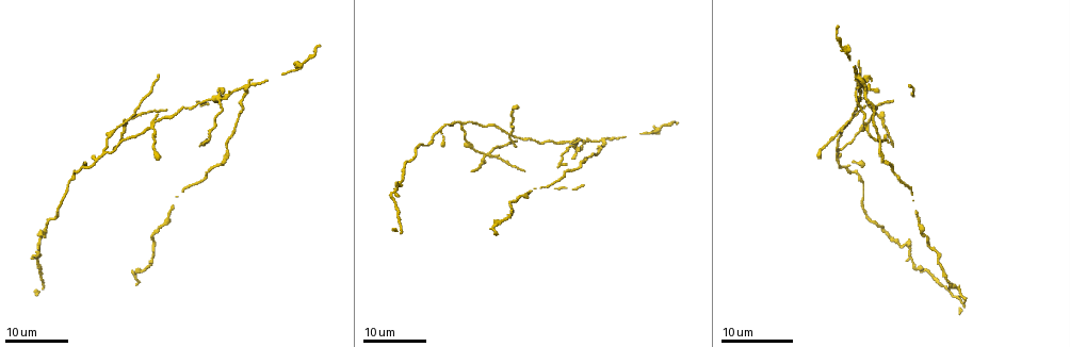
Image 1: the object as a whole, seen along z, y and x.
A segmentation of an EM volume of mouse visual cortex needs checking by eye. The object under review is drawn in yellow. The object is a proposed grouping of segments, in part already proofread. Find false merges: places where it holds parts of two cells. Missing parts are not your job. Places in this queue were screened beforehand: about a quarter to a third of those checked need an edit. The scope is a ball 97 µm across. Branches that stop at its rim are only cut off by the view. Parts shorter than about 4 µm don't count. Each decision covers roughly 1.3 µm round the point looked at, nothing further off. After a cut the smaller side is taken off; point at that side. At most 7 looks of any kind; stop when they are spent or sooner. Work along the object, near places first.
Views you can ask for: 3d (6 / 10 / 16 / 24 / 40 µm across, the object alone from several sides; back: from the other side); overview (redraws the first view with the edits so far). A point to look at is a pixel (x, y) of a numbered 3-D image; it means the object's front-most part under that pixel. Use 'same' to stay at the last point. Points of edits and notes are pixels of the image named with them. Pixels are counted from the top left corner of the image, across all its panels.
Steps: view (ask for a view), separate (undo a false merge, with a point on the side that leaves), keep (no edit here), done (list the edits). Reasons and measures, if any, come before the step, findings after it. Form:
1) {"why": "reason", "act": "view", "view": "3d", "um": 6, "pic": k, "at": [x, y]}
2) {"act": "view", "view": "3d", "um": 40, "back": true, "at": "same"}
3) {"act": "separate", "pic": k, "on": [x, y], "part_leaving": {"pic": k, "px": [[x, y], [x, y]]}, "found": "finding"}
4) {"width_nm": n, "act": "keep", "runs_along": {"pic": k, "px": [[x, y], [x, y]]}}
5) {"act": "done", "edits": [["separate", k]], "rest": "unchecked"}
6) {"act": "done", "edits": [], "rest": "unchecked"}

{"why": "arms run side by side", "act": "view", "view": "3d", "um": 24, "pic": 1, "at": [245, 89]}

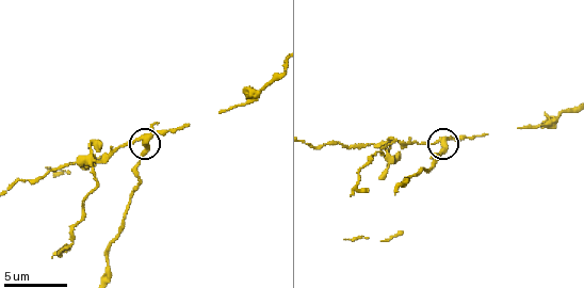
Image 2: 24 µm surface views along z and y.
{"act": "view", "view": "3d", "um": 10, "pic": 2, "at": [443, 142]}

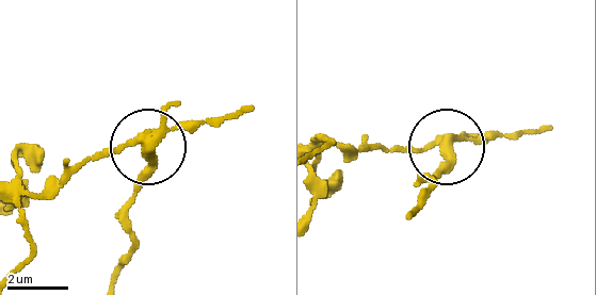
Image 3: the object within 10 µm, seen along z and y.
{"width_nm": 310, "act": "keep", "found": "all the same cell"}

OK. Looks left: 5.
{"why": "four or more arms meet", "act": "view", "view": "3d", "um": 6, "pic": 2, "at": [90, 156]}

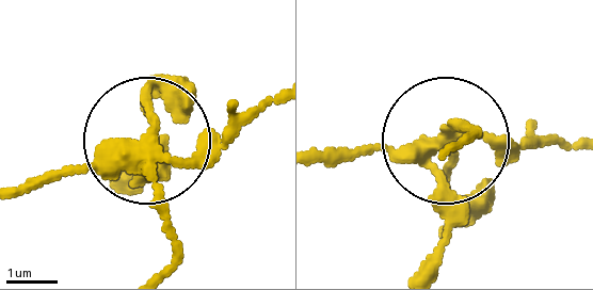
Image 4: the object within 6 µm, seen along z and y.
{"act": "view", "view": "3d", "um": 6, "back": true, "pic": 4, "at": [149, 141]}

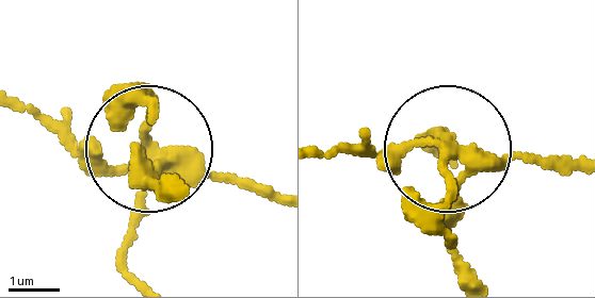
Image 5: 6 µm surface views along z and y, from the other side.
{"act": "separate", "pic": 5, "on": [125, 237], "found": "two cells meet here"}

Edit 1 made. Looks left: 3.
{"why": "four-way junction", "act": "view", "view": "3d", "um": 24, "pic": 1, "at": [485, 154]}

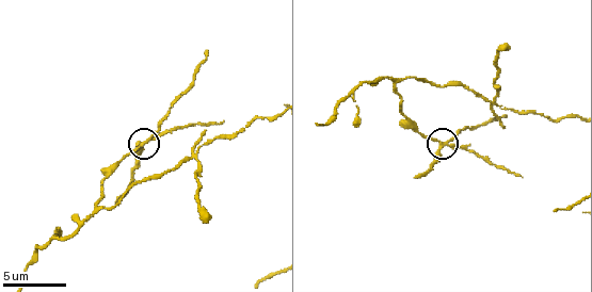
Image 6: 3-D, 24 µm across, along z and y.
{"act": "view", "view": "3d", "um": 10, "pic": 6, "at": [146, 141]}

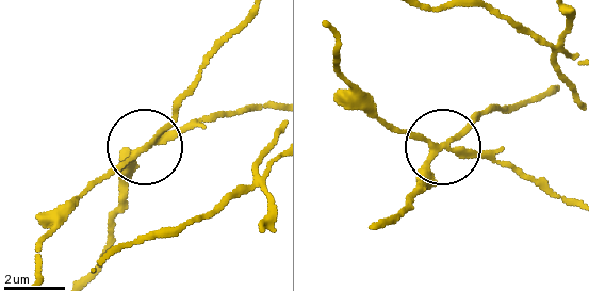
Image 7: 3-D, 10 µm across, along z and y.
{"act": "view", "view": "3d", "um": 10, "back": true, "pic": 7, "at": [437, 149]}

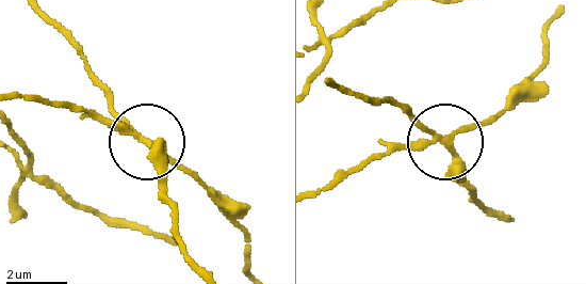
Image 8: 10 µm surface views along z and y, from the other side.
{"width_nm": 210, "act": "separate", "pic": 8, "on": [155, 160], "part_leaving": {"pic": 8, "px": [[142, 137], [76, 41], [45, 10]]}, "found": "two cells meet here"}

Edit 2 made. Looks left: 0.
{"act": "done", "edits": [["separate", 5], ["separate", 8]], "rest": "unchecked"}

